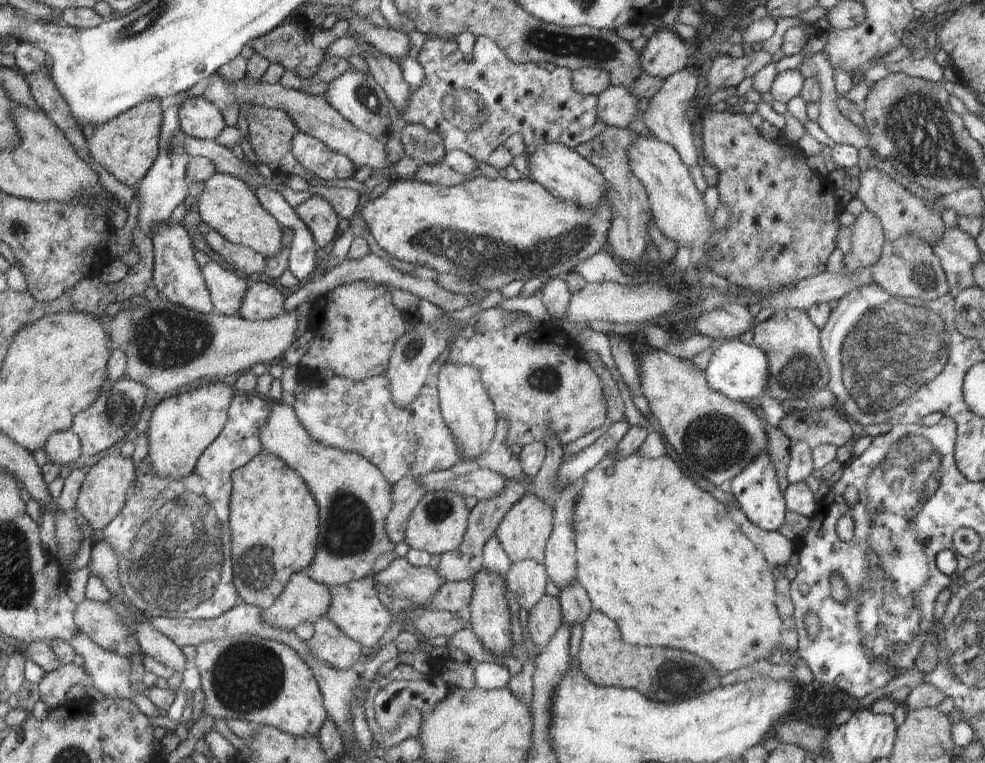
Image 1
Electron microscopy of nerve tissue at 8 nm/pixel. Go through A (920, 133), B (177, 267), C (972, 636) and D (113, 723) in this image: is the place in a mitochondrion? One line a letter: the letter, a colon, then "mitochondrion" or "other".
A: mitochondrion
B: other
C: mitochondrion
D: other

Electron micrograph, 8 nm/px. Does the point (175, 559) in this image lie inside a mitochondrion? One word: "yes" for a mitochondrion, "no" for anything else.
yes

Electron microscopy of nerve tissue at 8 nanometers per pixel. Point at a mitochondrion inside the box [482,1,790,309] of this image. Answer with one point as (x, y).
(554, 44)

